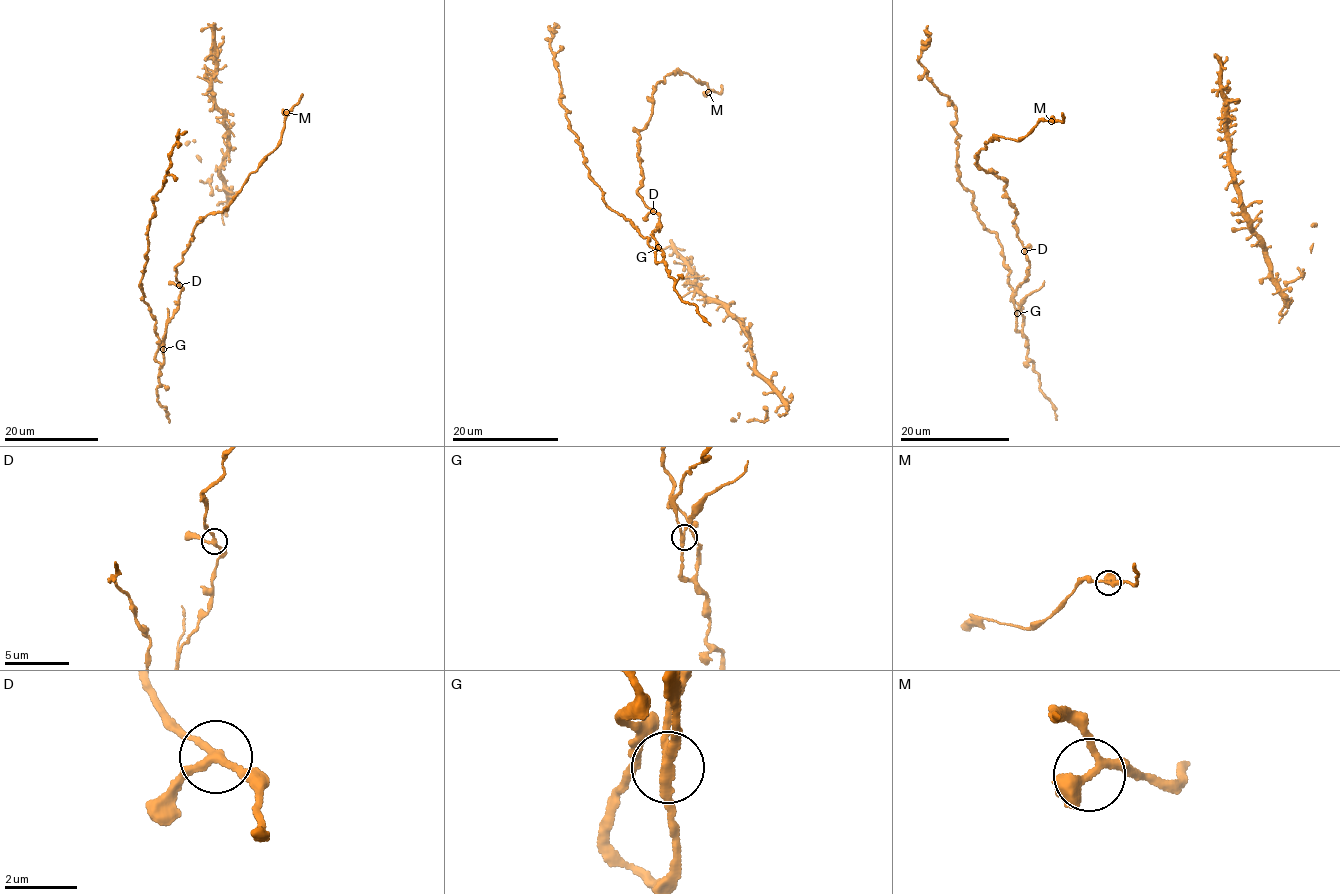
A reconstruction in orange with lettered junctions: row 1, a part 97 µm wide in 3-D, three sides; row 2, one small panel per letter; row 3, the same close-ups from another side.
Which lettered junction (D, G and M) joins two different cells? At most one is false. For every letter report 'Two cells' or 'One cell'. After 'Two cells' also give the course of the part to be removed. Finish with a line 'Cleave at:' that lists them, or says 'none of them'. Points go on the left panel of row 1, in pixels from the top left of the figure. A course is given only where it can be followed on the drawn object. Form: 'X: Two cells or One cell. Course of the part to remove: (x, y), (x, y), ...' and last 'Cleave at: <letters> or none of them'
D: One cell
G: Two cells. Course of the part to remove: (162, 349), (167, 308)
M: One cell
Cleave at: G

